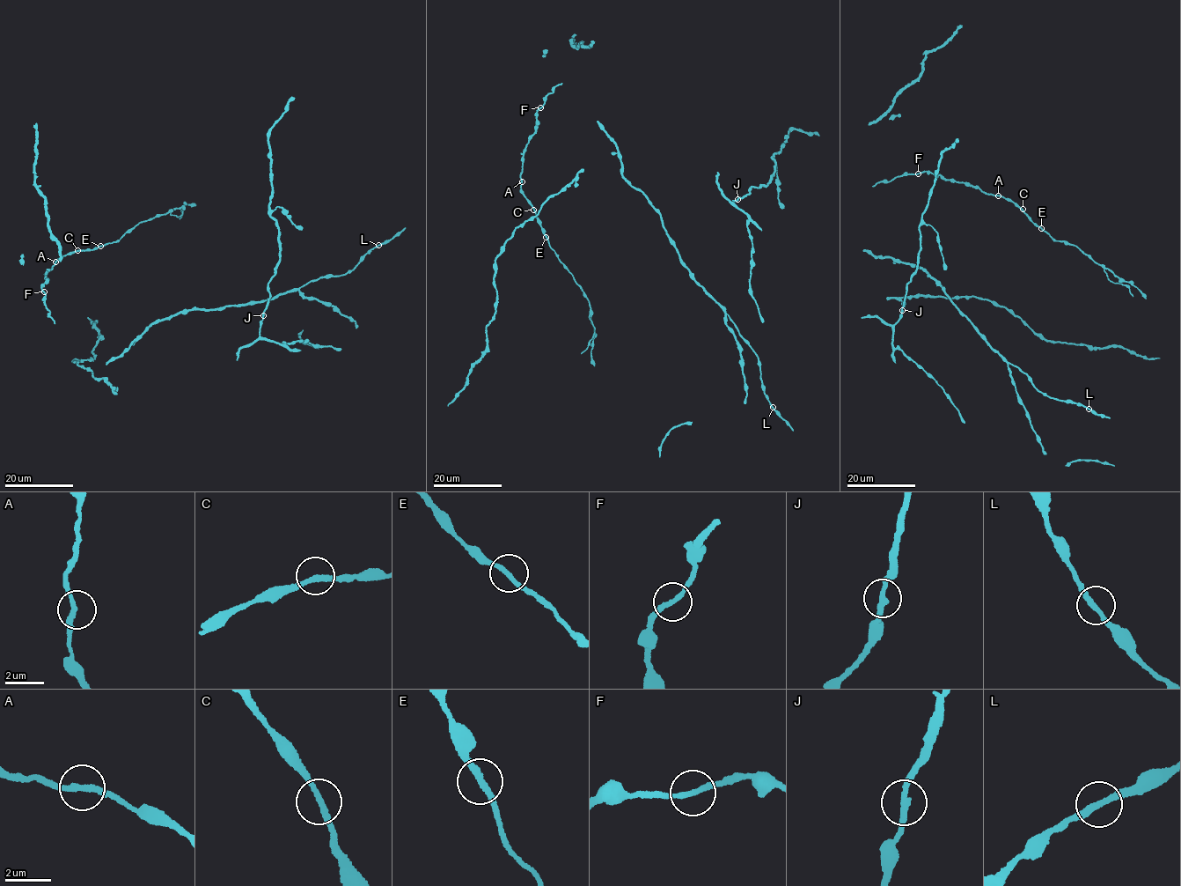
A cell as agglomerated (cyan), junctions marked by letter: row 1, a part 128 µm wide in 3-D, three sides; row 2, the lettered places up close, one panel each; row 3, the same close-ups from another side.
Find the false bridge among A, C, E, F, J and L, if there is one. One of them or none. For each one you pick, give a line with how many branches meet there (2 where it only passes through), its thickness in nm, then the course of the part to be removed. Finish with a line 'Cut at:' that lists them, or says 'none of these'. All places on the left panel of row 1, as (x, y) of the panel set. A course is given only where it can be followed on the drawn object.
Cut at: none of these

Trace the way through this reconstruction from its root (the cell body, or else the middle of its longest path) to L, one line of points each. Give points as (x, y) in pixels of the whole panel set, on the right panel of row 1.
L: (966, 317), (1001, 356), (1025, 372), (1039, 392), (1089, 409)

